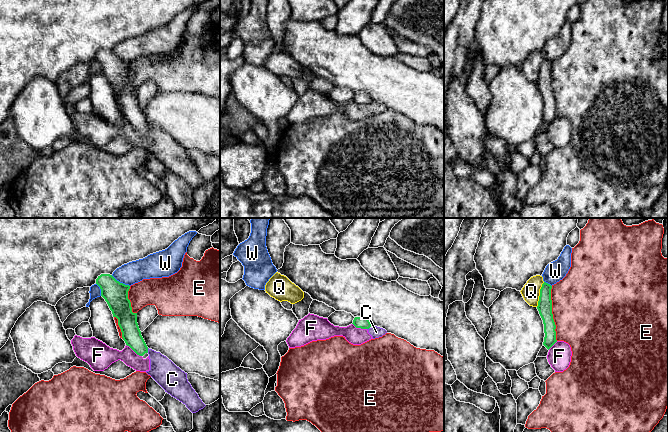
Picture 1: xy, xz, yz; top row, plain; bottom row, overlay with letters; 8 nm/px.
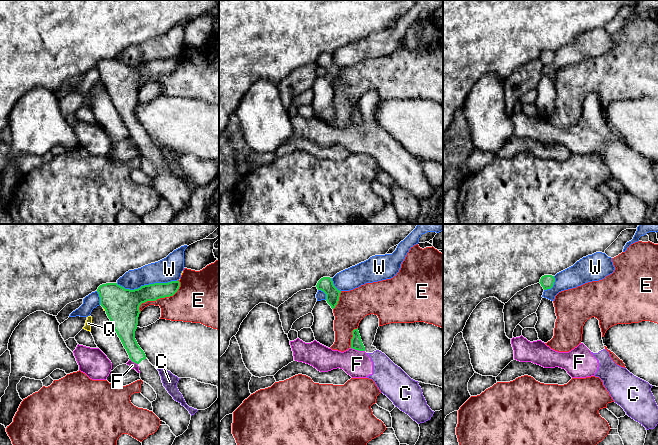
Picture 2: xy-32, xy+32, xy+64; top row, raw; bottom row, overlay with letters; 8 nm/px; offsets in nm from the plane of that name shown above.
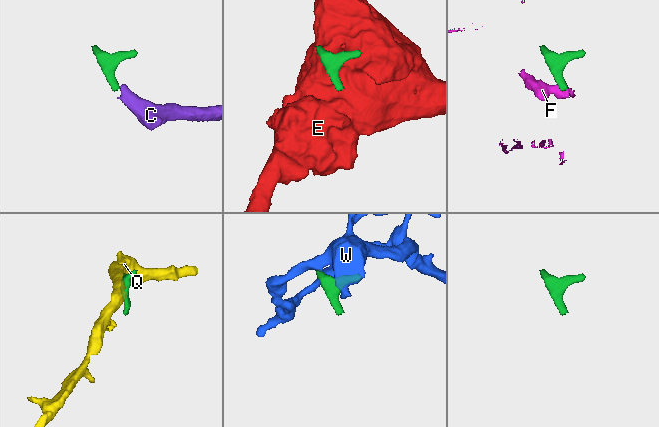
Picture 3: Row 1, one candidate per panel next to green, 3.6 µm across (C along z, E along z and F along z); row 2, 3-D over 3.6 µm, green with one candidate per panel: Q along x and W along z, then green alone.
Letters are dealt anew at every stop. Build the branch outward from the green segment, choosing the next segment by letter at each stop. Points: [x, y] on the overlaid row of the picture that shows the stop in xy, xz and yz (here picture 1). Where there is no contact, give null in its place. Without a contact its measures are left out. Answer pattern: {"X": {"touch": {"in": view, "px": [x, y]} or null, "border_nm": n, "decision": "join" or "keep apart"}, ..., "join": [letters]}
{"C": {"touch": {"in": "xy", "px": [147, 350]}, "border_nm": 40, "decision": "keep apart"}, "E": {"touch": {"in": "yz", "px": [551, 313]}, "border_nm": 440, "decision": "keep apart"}, "F": {"touch": {"in": "xy", "px": [134, 351]}, "border_nm": 160, "decision": "keep apart"}, "Q": {"touch": {"in": "yz", "px": [540, 294]}, "border_nm": 220, "decision": "keep apart"}, "W": {"touch": {"in": "xy", "px": [119, 282]}, "border_nm": 180, "decision": "keep apart"}, "join": []}

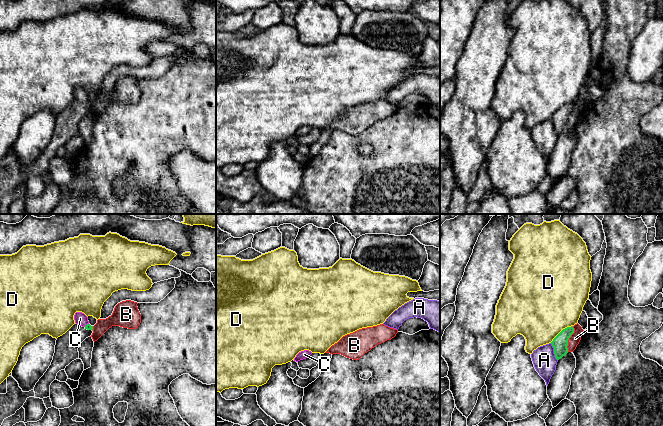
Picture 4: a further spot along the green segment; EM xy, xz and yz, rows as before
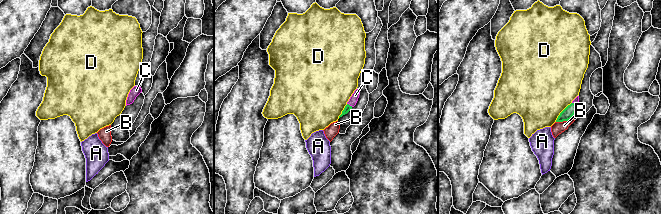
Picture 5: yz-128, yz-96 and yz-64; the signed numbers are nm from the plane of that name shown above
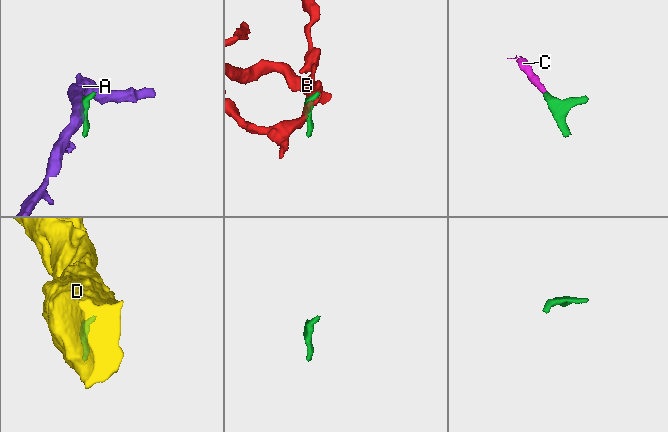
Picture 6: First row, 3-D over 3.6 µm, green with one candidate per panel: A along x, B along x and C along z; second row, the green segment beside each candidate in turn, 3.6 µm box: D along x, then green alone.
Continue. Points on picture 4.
{"A": {"touch": {"in": "yz", "px": [554, 352]}, "border_nm": 160, "decision": "keep apart"}, "B": {"touch": {"in": "yz", "px": [568, 339]}, "border_nm": 220, "decision": "keep apart"}, "C": {"touch": {"in": "xy", "px": [87, 324]}, "border_nm": 50, "decision": "join"}, "D": {"touch": {"in": "yz", "px": [561, 331]}, "border_nm": 240, "decision": "keep apart"}, "join": ["C"]}

